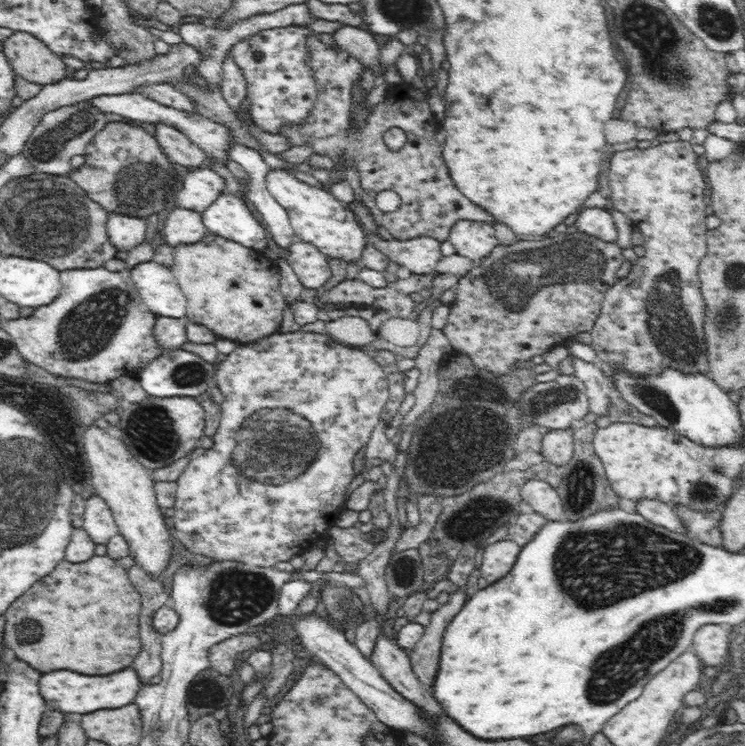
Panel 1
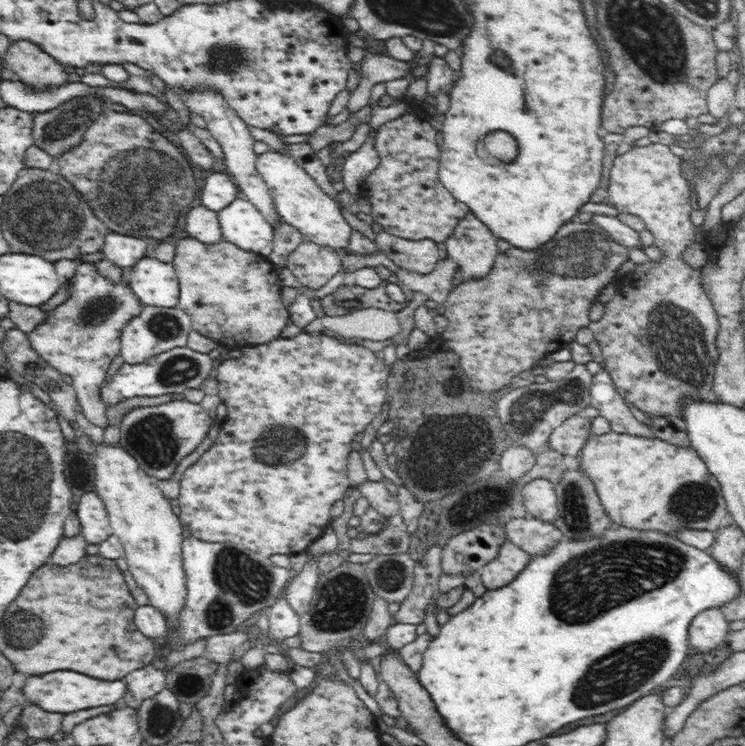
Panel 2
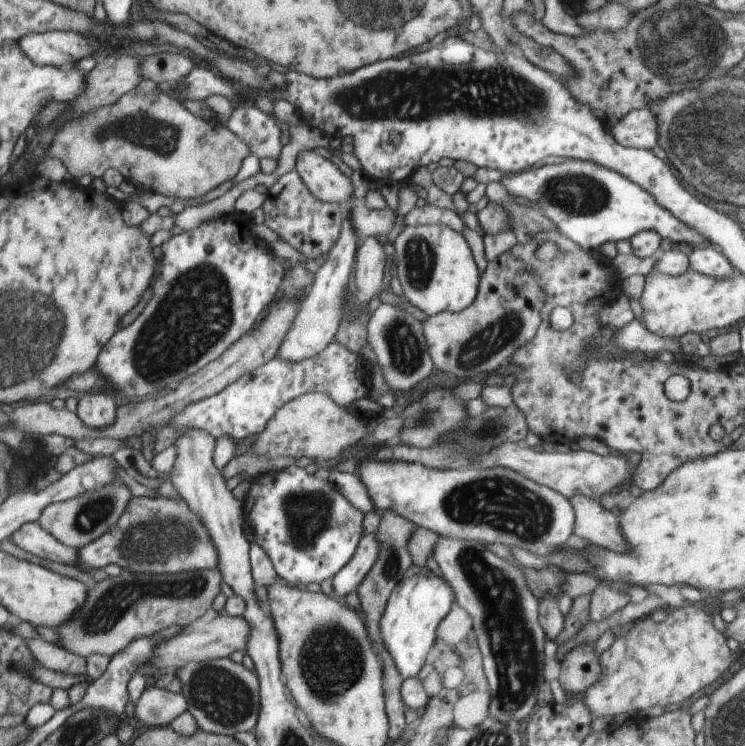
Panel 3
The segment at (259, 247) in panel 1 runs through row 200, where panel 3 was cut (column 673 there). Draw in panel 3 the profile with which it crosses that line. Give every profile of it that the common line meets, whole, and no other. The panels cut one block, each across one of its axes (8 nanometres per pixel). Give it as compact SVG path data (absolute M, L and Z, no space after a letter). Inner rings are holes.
M571 159L560 164L546 165L518 176L506 176L499 182L508 194L521 196L539 205L561 233L579 245L585 253L599 251L605 242L629 240L642 231L656 232L669 242L683 242L692 249L711 246L708 240L695 229L675 218L653 195L631 182L618 171L581 159Z

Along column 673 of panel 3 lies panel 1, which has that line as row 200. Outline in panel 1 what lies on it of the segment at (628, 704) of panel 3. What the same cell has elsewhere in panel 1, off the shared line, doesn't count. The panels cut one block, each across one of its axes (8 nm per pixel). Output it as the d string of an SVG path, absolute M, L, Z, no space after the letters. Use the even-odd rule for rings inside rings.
M678 139L677 141L659 143L657 146L650 146L644 149L632 147L631 149L615 152L610 160L607 176L610 189L609 208L623 212L632 221L634 226L638 226L644 238L643 246L646 249L646 254L638 258L638 261L633 265L626 278L616 281L614 287L606 292L606 296L603 297L602 312L599 312L598 320L595 320L590 330L592 337L591 346L598 354L599 363L603 363L603 365L615 362L615 364L624 365L625 369L629 370L630 373L636 374L660 374L666 368L676 369L686 374L702 373L708 375L708 371L710 371L706 347L702 344L702 340L704 340L702 306L706 306L706 304L704 304L701 283L699 281L699 265L707 252L706 231L708 229L707 226L700 226L700 224L704 224L704 218L707 218L707 216L704 216L704 202L702 202L704 200L702 198L702 188L706 188L706 186L704 186L702 172L696 168L696 154L692 152L690 145L689 141Z

